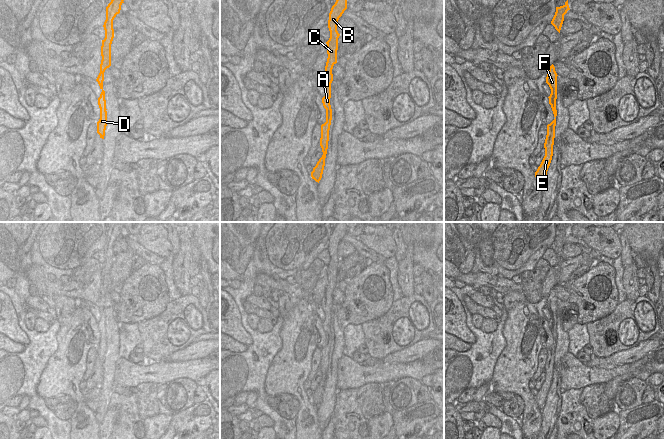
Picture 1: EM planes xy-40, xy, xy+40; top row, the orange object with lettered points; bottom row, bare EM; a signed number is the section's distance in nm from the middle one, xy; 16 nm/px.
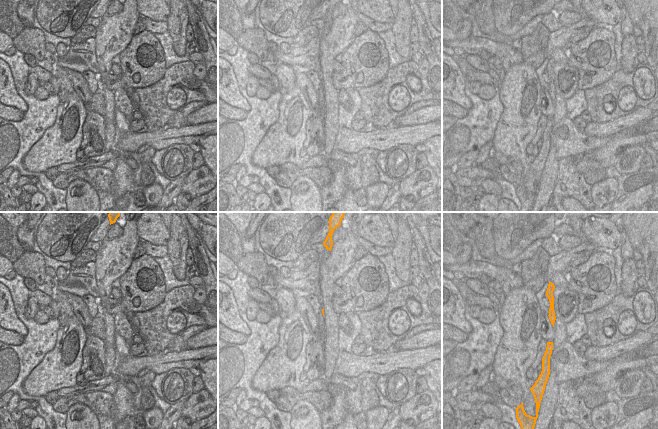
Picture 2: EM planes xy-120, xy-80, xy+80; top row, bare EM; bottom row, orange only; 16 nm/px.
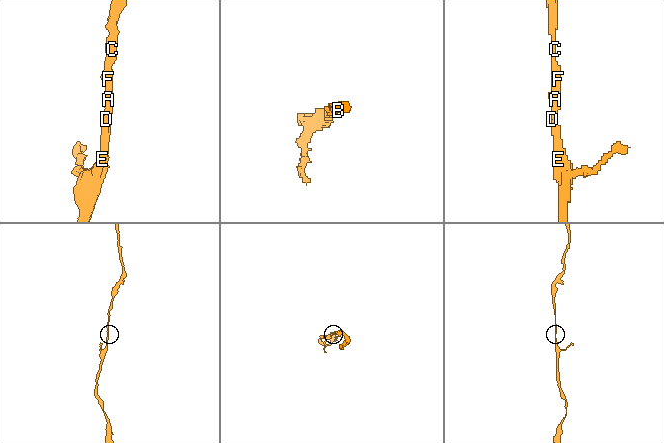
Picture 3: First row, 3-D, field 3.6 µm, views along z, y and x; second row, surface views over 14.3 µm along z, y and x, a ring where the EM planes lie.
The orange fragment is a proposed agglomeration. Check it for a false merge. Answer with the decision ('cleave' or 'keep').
keep

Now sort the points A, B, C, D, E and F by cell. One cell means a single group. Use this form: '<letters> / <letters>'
A B C D E F

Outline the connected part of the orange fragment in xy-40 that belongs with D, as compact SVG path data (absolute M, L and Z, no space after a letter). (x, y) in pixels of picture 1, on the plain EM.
M113 222L106 231L106 244L104 246L105 262L102 264L101 270L101 288L100 297L96 303L100 313L102 314L98 322L98 329L100 332L100 343L97 346L97 357L100 362L104 363L105 354L107 350L107 333L105 324L105 315L103 314L104 296L111 290L111 268L114 262L113 244L117 238L120 237L121 229L124 227L124 222Z

